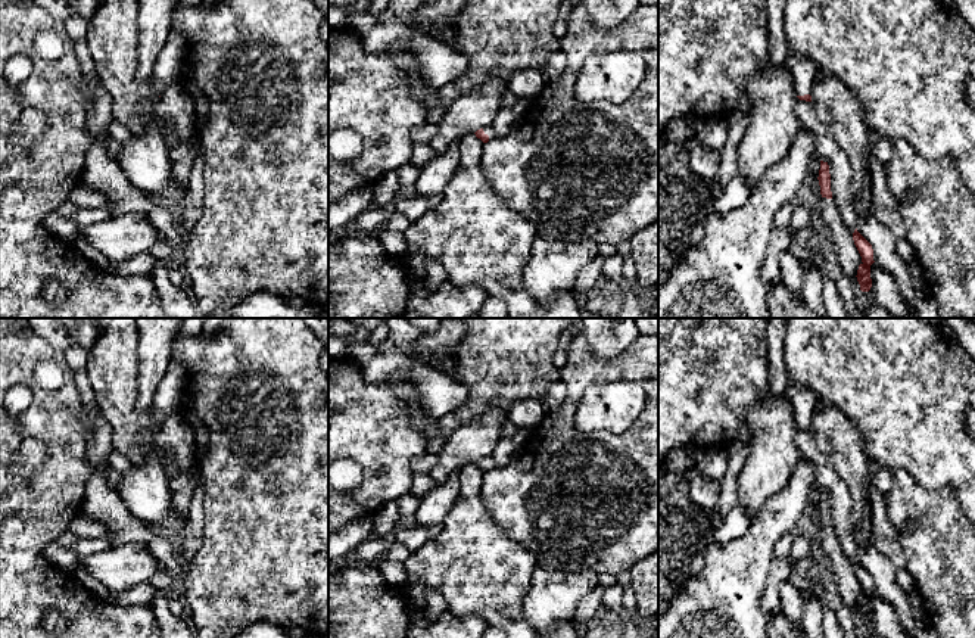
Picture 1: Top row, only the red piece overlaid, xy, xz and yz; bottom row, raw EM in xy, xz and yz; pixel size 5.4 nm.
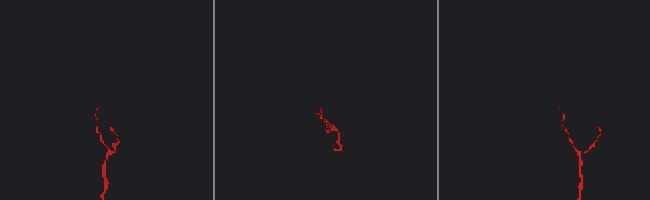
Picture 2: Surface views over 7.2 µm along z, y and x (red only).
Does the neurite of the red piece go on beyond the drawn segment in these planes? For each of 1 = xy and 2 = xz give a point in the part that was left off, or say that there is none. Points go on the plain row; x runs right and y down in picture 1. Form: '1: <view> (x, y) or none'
1: none
2: xz (489, 460)

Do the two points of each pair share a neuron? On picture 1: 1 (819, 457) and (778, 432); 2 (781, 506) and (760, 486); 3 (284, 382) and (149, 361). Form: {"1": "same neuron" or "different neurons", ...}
{"1": "different neurons", "2": "different neurons", "3": "different neurons"}

